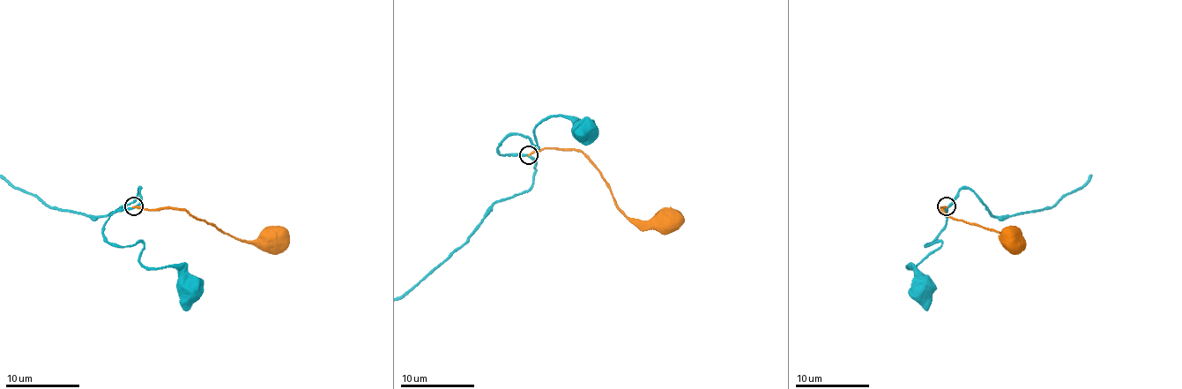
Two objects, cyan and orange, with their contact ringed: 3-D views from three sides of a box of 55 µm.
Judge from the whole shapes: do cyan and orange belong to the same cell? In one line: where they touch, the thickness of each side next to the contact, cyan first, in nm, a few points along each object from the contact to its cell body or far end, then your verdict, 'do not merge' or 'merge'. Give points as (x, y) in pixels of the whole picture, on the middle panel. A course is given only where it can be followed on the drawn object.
(528, 155) | 260/240 nm | cyan via (529, 155), (501, 155), (497, 148), (523, 135), (538, 150), (534, 130), (551, 116), (584, 131) | orange via (529, 155), (546, 148), (578, 150), (606, 183), (613, 204), (627, 217), (650, 220), (662, 211), (667, 217) | do not merge

